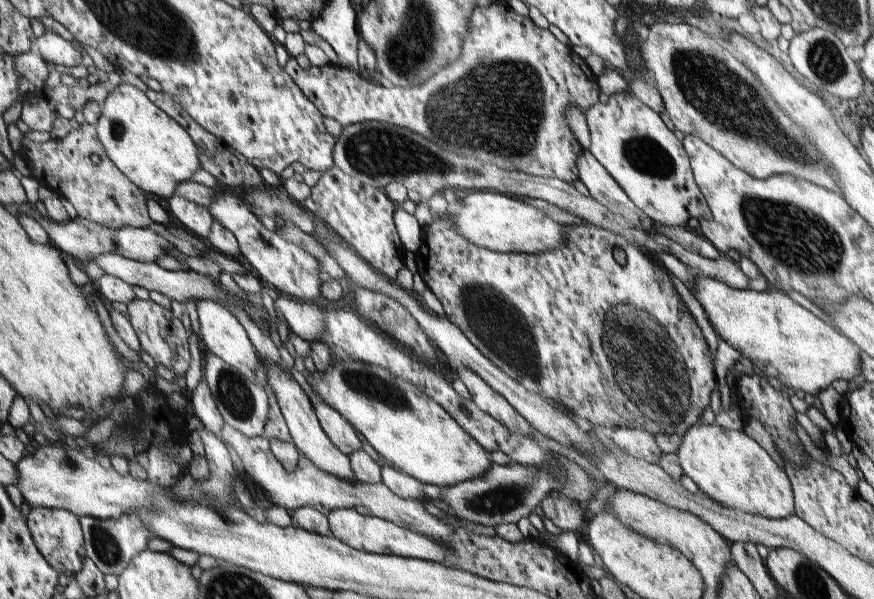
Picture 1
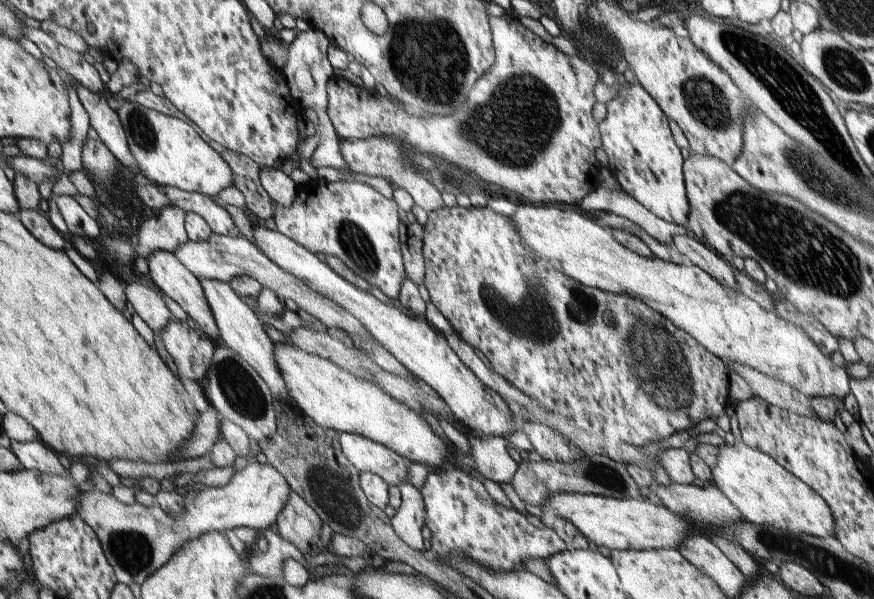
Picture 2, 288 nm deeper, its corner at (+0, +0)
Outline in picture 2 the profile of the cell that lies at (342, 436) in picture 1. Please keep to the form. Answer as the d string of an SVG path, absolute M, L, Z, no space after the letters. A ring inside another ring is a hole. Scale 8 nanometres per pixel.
M339 434L339 444L343 456L355 466L355 470L373 472L381 476L389 486L407 482L405 472L411 462L391 452L383 444L377 444L359 434Z

